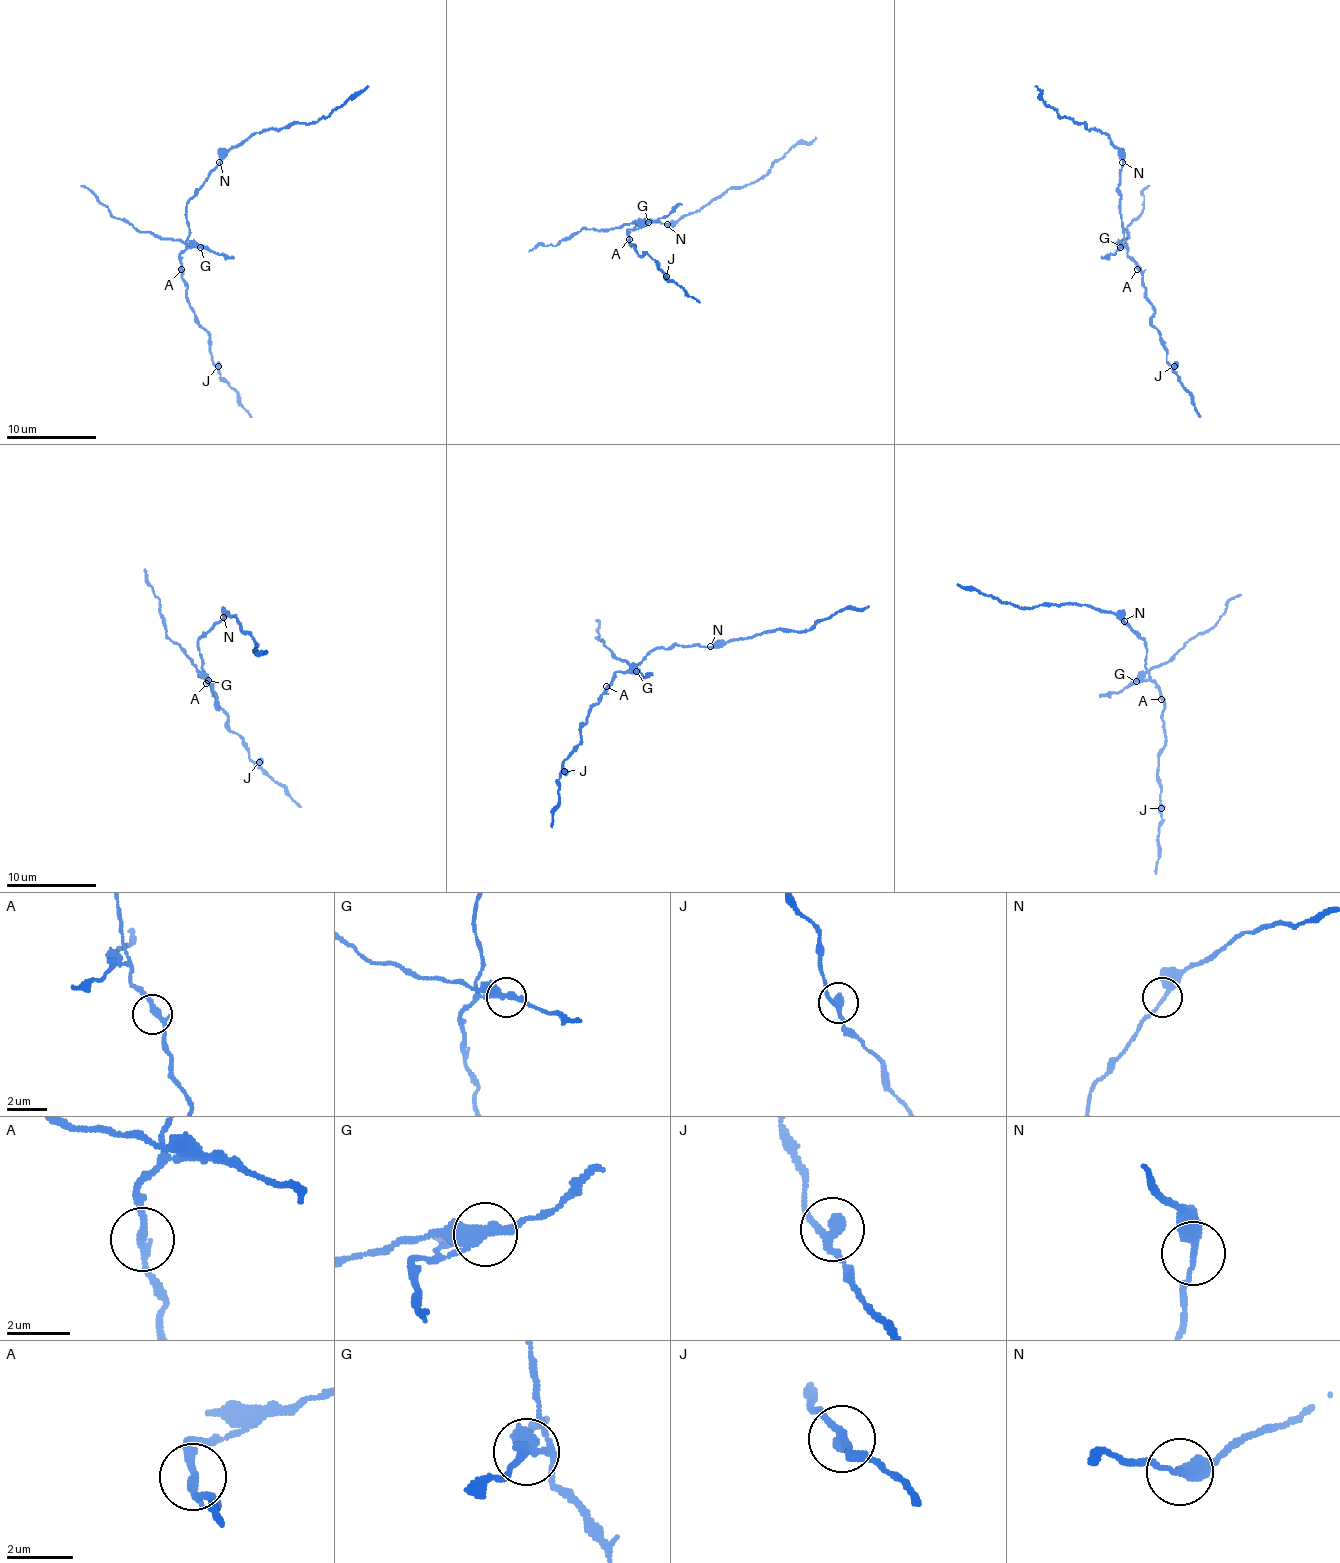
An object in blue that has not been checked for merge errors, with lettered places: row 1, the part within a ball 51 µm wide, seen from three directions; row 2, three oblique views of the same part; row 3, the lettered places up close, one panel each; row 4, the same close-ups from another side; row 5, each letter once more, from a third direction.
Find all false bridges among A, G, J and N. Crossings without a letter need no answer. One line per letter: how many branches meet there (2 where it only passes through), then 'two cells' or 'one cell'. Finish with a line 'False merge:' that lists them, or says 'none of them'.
A: branches 2; one cell
G: branches 3; two cells
J: branches 2; one cell
N: branches 2; one cell
False merge: G

